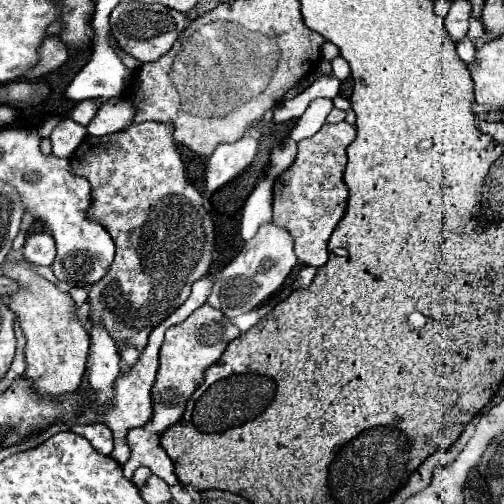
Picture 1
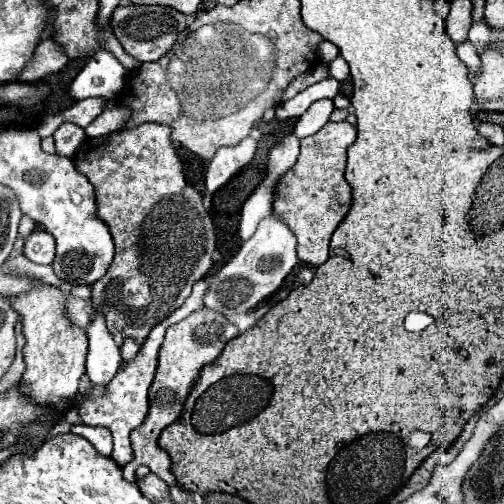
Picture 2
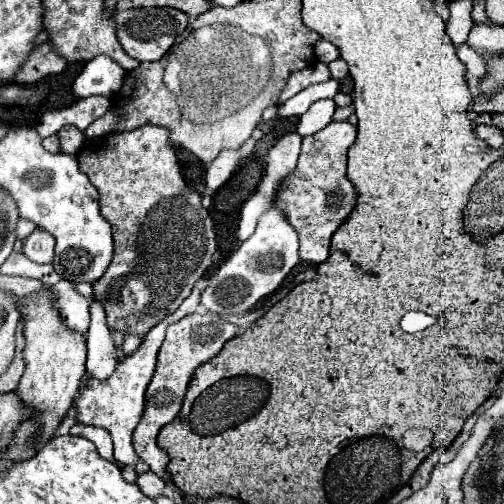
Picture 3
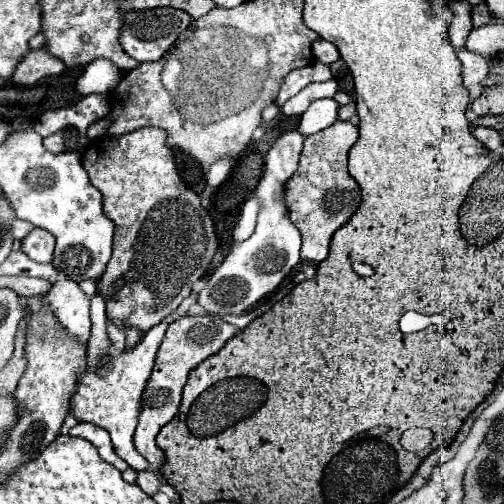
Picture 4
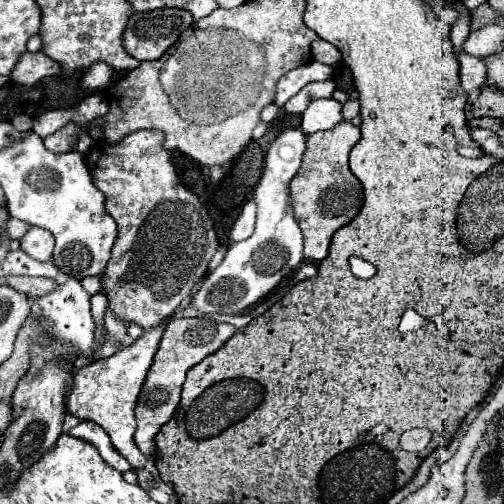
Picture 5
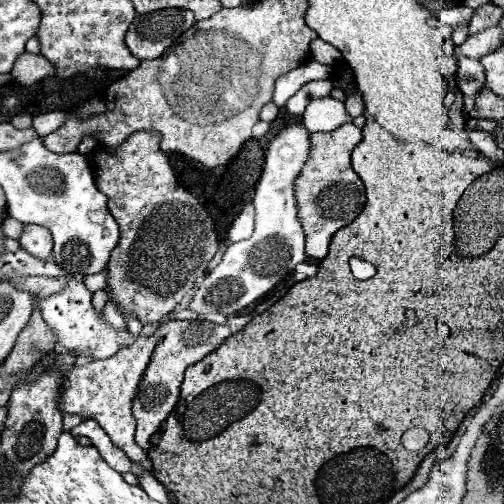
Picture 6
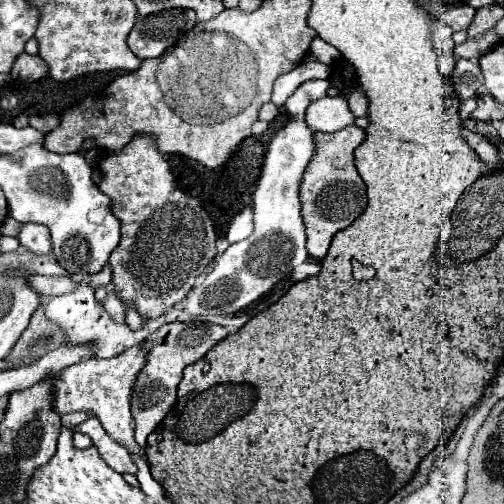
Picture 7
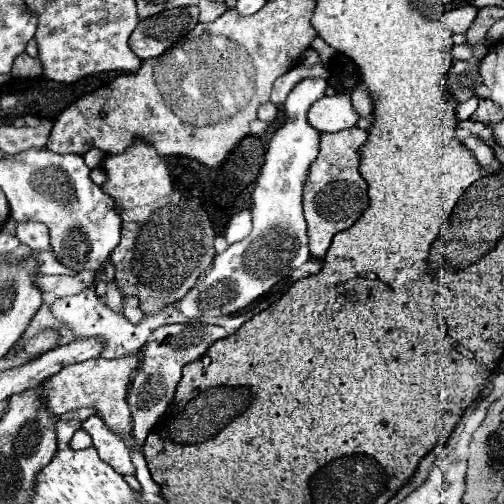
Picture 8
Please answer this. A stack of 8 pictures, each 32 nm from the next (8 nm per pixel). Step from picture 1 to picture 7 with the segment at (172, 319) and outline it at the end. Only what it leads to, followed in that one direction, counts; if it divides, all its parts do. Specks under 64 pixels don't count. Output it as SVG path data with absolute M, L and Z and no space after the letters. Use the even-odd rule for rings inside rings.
M140 344L136 352L124 352L124 356L116 356L110 360L100 360L100 358L90 358L86 362L74 364L64 368L58 376L52 378L52 406L58 414L66 412L92 412L100 422L104 422L106 432L110 436L116 436L130 454L140 454L144 456L144 450L136 444L134 440L134 420L130 414L130 396L132 388L136 382L136 376L140 368L144 366L148 352L148 344Z

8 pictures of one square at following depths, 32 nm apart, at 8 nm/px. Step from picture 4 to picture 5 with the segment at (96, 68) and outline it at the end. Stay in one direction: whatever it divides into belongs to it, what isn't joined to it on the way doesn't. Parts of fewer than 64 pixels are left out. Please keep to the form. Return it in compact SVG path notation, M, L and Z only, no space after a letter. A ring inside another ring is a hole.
M94 64L94 68L84 74L82 88L84 90L104 90L112 84L112 74L114 70L108 68L108 64Z

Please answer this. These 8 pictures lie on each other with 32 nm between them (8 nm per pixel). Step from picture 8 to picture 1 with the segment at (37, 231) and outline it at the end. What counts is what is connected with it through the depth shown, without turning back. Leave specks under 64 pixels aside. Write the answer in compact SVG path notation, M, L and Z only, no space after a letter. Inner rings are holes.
M48 232L30 234L26 238L22 254L28 262L40 264L40 266L50 266L54 262L54 256L56 256L56 246L54 246L52 234L48 234Z

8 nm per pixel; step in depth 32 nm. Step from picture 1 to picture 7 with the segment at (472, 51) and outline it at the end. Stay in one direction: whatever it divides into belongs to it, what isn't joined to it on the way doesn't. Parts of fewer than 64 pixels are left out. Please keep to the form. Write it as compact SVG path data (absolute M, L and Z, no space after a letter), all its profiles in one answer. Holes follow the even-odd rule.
M456 60L450 82L460 100L468 100L476 96L478 94L476 90L484 84L484 76L480 76L478 60Z

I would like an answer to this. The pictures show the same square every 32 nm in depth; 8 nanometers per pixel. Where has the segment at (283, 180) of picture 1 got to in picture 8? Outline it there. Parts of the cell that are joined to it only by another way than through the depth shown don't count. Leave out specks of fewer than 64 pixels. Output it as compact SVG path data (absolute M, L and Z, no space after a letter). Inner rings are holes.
M358 126L334 134L322 134L320 156L310 168L308 184L304 188L304 216L308 222L310 254L324 258L336 232L350 228L368 208L368 184L358 172L360 148L368 140L368 132Z

